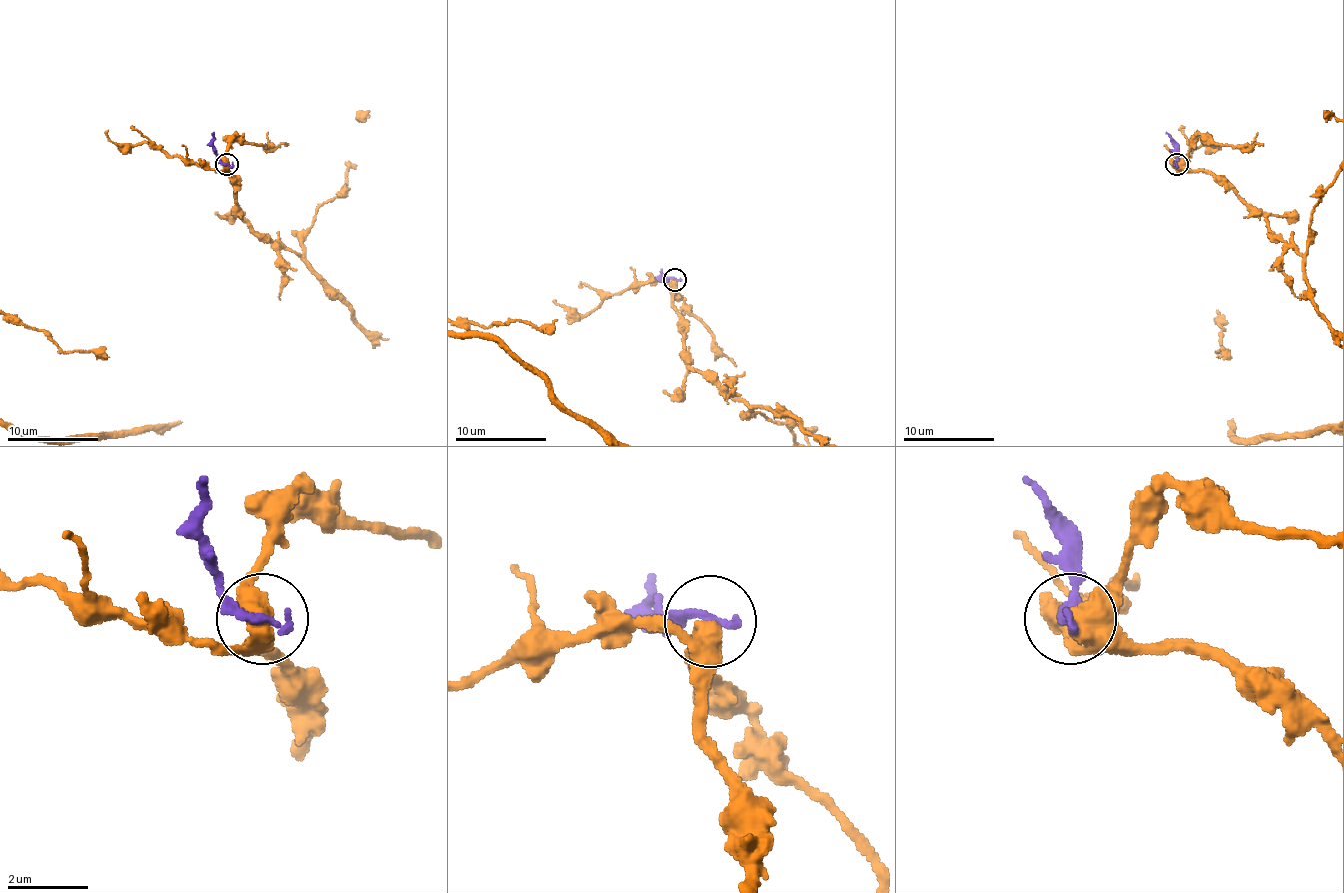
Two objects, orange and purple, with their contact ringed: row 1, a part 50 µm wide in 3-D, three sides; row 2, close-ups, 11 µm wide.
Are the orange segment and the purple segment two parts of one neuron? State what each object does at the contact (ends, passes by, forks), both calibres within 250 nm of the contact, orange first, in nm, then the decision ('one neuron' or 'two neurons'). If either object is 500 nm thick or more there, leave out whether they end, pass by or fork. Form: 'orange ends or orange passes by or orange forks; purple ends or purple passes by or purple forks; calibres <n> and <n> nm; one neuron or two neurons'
orange forks; purple ends; calibres 440 and 240 nm; two neurons

